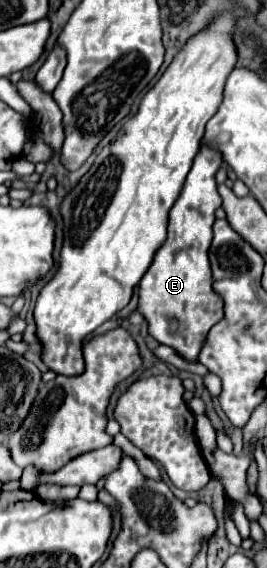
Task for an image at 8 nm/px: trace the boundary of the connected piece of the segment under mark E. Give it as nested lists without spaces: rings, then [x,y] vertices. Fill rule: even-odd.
[[[201,145],[183,191],[169,211],[167,239],[157,249],[151,267],[139,283],[139,311],[149,323],[149,333],[189,361],[197,359],[207,331],[223,319],[223,301],[211,287],[213,281],[207,257],[213,239],[211,225],[215,221],[215,209],[221,207],[215,181],[215,173],[221,163],[223,159],[219,151],[209,145]]]

